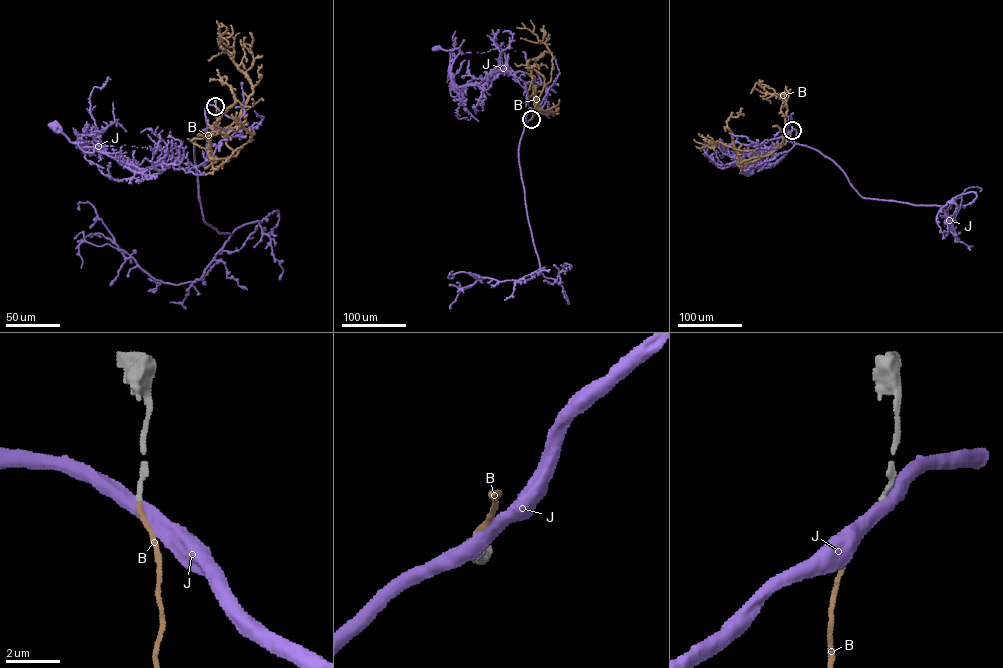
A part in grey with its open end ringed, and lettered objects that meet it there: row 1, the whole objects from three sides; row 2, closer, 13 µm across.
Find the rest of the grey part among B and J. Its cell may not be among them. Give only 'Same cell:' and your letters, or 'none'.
Same cell: B

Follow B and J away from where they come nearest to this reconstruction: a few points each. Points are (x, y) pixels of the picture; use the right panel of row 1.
B: (792, 130), (785, 144), (770, 154), (741, 161), (726, 121), (730, 116), (744, 115)
J: (792, 130), (757, 146), (754, 160), (761, 164), (742, 164), (749, 171), (759, 154), (721, 157), (721, 141)

